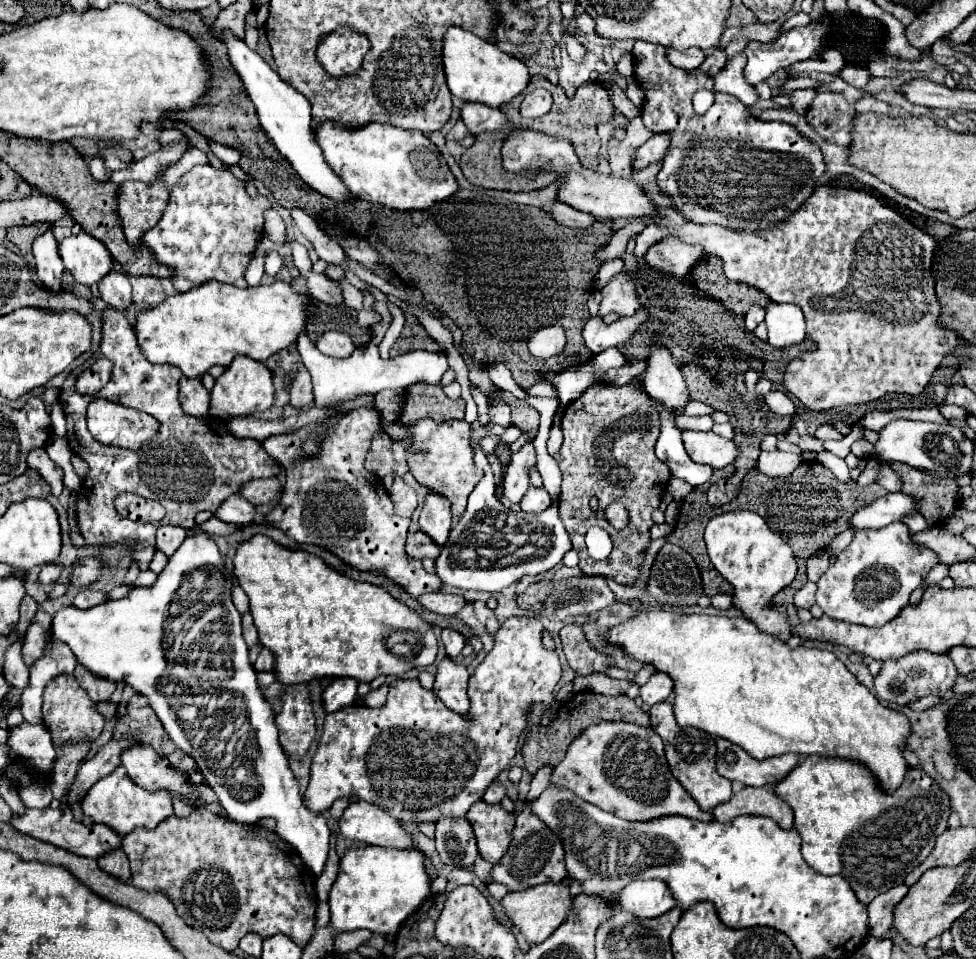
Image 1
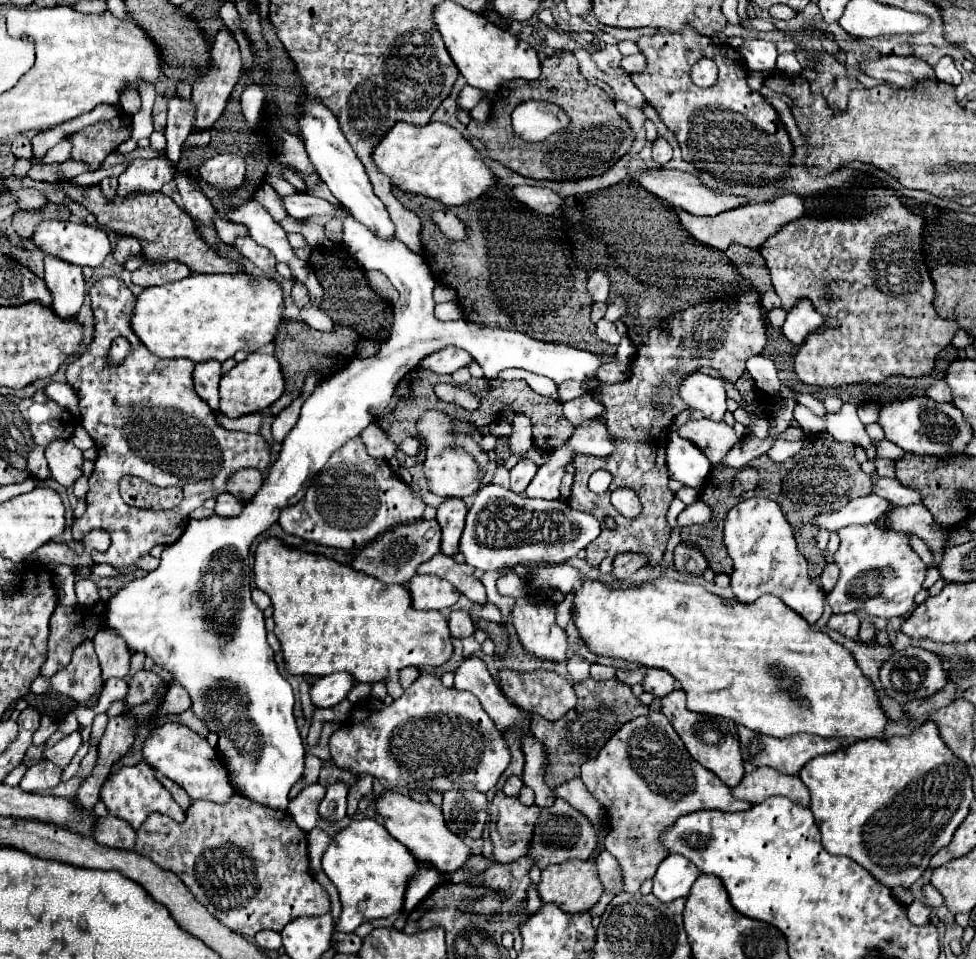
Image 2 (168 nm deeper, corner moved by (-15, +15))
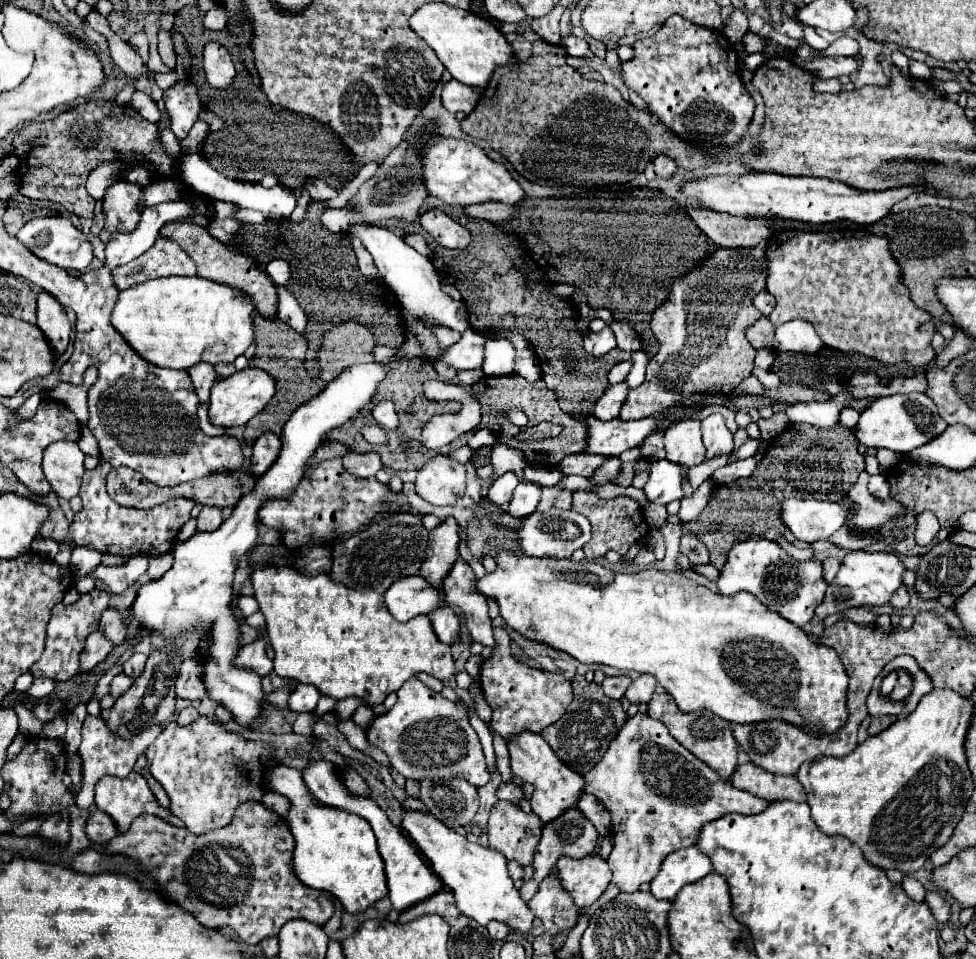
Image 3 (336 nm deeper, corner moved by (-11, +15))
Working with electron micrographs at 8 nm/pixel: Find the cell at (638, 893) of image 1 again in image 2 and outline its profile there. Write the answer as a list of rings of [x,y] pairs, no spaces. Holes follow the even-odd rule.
[[[669,855],[657,869],[653,877],[653,895],[663,901],[671,903],[679,897],[687,897],[691,885],[701,875],[693,861],[683,855]]]

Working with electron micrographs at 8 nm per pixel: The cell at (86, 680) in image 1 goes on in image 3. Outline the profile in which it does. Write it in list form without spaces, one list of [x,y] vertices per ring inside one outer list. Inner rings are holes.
[[[107,609],[103,615],[101,615],[101,623],[99,623],[99,629],[107,635],[107,639],[111,639],[113,645],[121,645],[125,641],[125,635],[127,635],[127,629],[125,629],[125,621],[123,617],[113,611],[113,609]]]

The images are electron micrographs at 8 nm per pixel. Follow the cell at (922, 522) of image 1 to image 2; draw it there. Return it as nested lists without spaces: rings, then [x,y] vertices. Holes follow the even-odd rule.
[[[877,477],[875,485],[873,485],[873,493],[877,493],[879,497],[891,501],[891,505],[921,503],[919,491],[905,489],[897,479],[889,479],[889,477]]]

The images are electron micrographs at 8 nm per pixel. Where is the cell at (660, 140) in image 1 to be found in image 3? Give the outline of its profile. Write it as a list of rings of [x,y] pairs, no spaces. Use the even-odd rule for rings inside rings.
[[[655,155],[653,157],[653,165],[655,165],[655,173],[661,175],[661,177],[669,177],[677,169],[675,161],[671,157],[667,157],[667,155]]]

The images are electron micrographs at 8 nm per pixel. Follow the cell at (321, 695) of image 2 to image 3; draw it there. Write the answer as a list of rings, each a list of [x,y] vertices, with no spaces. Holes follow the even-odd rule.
[[[299,685],[289,697],[289,707],[297,713],[315,711],[319,699],[321,699],[321,693],[319,689],[315,689],[315,685]]]

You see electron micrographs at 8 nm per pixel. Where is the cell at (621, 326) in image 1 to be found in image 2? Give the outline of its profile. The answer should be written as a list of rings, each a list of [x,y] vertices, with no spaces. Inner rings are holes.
[[[605,319],[597,323],[597,337],[599,341],[605,341],[609,345],[619,345],[619,333],[615,329],[615,323],[609,323]]]

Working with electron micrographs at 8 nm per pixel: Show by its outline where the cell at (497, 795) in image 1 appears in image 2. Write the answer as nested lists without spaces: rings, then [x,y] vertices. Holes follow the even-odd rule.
[[[509,777],[509,779],[505,781],[505,785],[503,785],[503,793],[505,793],[505,795],[513,795],[513,797],[519,797],[521,789],[523,789],[521,777]]]

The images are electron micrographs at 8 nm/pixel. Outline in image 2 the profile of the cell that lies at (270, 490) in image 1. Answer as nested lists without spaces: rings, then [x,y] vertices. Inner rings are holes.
[[[241,469],[241,471],[233,473],[233,477],[229,477],[227,493],[235,495],[235,497],[239,497],[243,501],[249,501],[257,493],[261,481],[263,481],[261,471],[257,471],[257,469]]]

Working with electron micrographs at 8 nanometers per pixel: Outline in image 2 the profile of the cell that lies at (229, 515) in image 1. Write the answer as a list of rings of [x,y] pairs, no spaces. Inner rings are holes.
[[[221,493],[217,497],[217,505],[215,505],[215,515],[219,517],[235,517],[243,511],[243,503],[237,497],[231,497],[231,493]]]

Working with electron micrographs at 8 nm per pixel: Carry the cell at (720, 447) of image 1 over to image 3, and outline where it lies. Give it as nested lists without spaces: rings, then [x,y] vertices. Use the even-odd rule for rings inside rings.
[[[683,419],[665,431],[667,459],[685,467],[695,467],[705,461],[707,449],[703,449],[701,423],[697,419]]]

